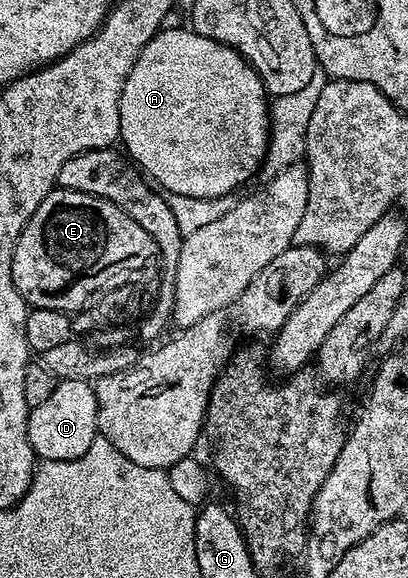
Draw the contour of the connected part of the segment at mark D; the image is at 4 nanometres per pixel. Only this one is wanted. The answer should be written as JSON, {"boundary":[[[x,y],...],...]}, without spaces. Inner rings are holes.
{"boundary":[[[60,379],[51,397],[30,409],[27,436],[34,455],[42,461],[73,460],[83,456],[99,436],[94,383],[89,380]]]}

